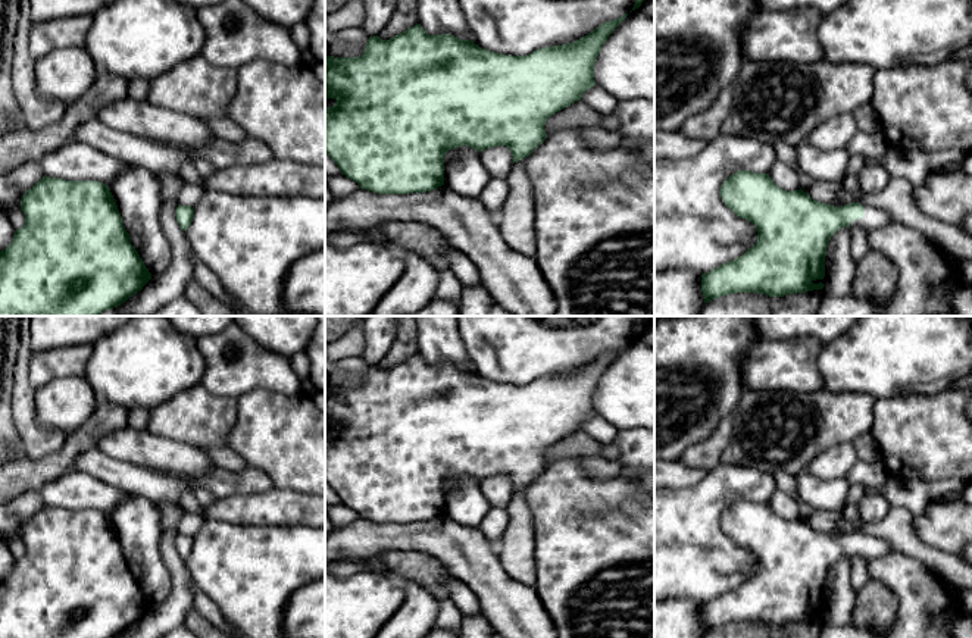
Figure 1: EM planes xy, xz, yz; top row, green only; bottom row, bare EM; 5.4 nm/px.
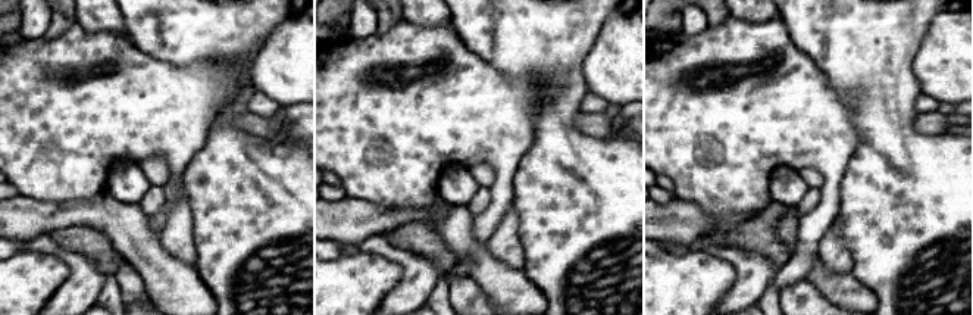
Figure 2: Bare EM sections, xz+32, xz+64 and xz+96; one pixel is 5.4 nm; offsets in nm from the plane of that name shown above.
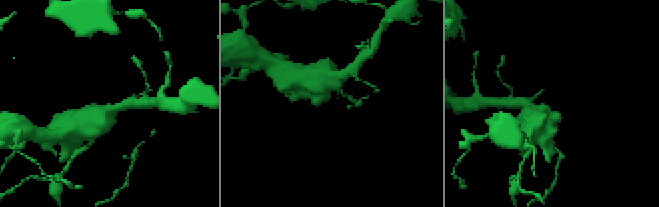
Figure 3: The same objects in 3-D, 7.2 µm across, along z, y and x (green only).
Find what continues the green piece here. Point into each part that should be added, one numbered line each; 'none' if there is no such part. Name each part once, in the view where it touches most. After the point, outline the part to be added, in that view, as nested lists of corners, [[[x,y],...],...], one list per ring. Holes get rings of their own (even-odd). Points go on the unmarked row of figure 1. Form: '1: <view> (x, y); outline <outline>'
1: yz (874, 547); outline [[[862,534],[862,535],[865,537],[863,547],[859,550],[853,550],[850,553],[850,557],[853,554],[860,554],[868,557],[869,560],[873,560],[894,551],[894,547],[885,540],[868,534]]]

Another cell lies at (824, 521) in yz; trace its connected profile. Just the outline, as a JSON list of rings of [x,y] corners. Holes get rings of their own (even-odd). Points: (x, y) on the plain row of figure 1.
[[[785,470],[772,472],[775,479],[775,485],[778,491],[787,492],[798,503],[800,516],[804,522],[807,522],[813,529],[831,534],[835,537],[844,535],[840,529],[840,512],[828,512],[828,510],[816,510],[807,506],[804,501],[798,498],[797,494],[797,482],[793,475]]]

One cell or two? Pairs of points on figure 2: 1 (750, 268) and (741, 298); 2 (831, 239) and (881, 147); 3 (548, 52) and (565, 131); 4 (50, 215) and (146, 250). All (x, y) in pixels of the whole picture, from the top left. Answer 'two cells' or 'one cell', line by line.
1: one cell
2: two cells
3: one cell
4: one cell

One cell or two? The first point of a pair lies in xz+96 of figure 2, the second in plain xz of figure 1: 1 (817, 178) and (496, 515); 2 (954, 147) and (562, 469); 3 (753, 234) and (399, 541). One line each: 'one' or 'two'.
1: two
2: one
3: two

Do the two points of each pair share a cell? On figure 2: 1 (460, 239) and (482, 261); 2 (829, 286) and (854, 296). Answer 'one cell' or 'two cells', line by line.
1: one cell
2: one cell

